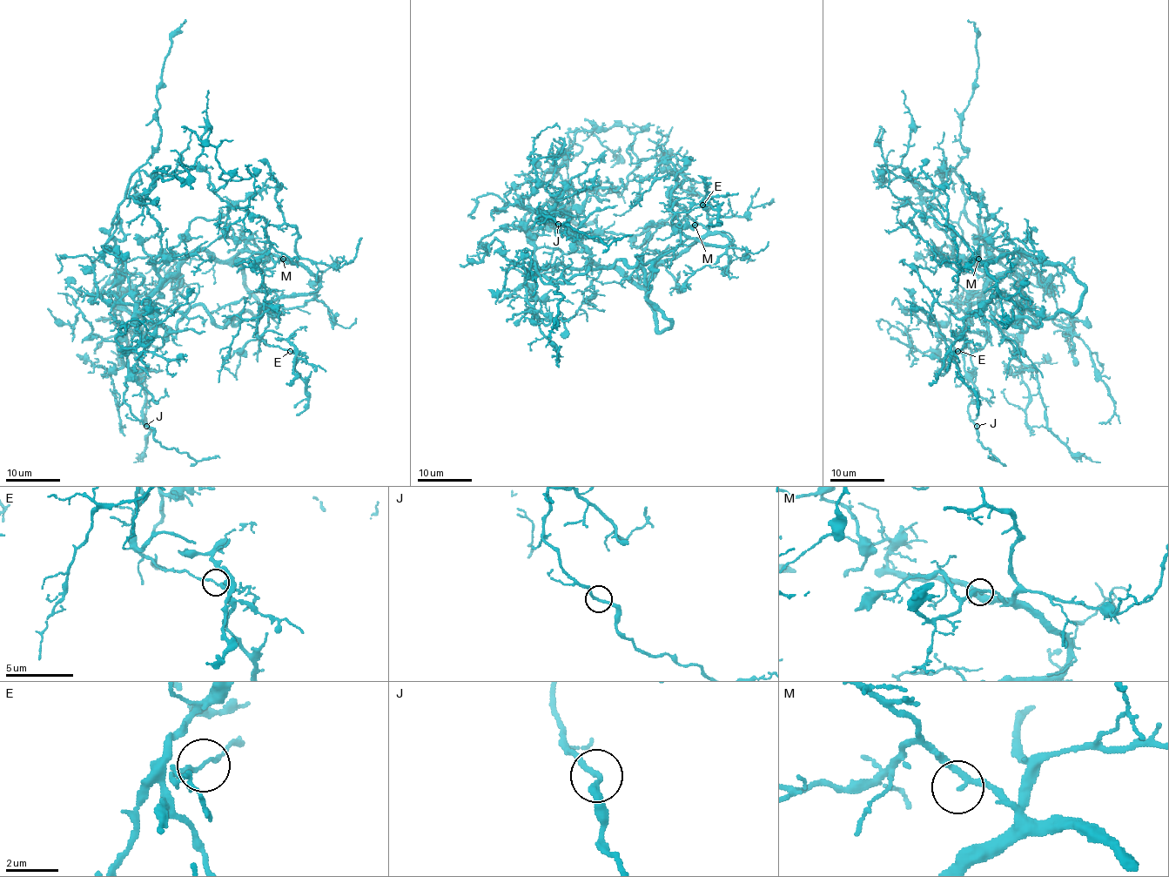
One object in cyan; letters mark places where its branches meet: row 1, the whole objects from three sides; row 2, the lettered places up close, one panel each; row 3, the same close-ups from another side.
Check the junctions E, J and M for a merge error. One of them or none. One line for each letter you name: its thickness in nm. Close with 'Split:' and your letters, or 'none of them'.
E: 160 nm
Split: E

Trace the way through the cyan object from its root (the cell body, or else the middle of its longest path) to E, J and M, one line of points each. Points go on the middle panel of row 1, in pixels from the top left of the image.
E: (593, 259), (643, 285), (658, 263), (710, 234), (730, 243), (702, 244), (672, 222), (669, 210), (702, 205)
J: (593, 259), (574, 234), (562, 232), (546, 211), (539, 210), (536, 218), (546, 215), (558, 224)
M: (593, 259), (605, 267), (620, 267), (643, 285), (658, 263), (680, 256), (708, 232), (695, 225)

